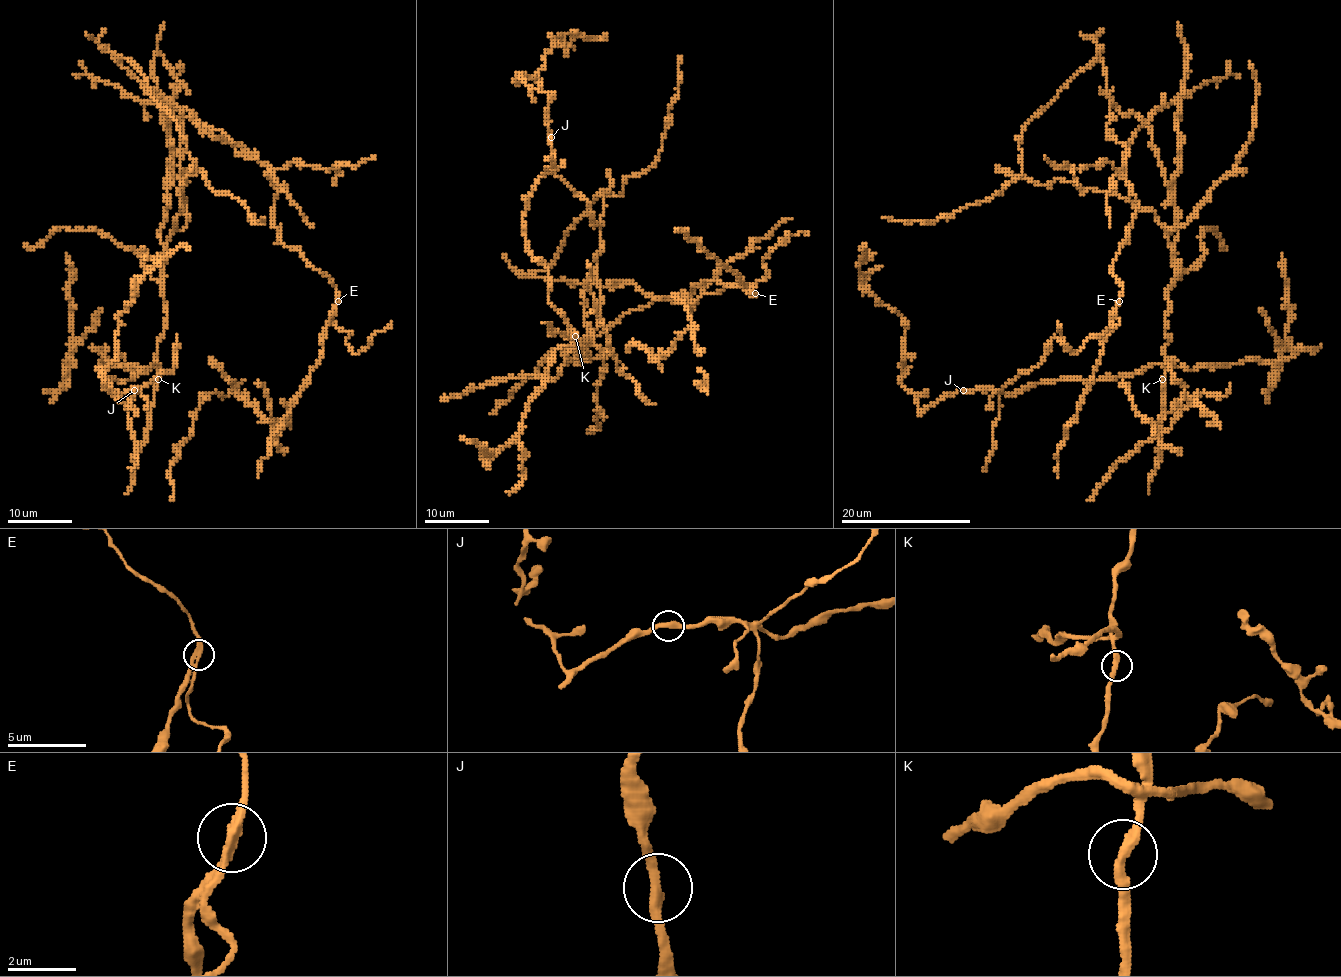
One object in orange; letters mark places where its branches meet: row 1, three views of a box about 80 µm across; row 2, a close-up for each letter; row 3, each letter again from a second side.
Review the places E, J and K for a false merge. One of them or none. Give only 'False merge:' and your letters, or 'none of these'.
False merge: E

